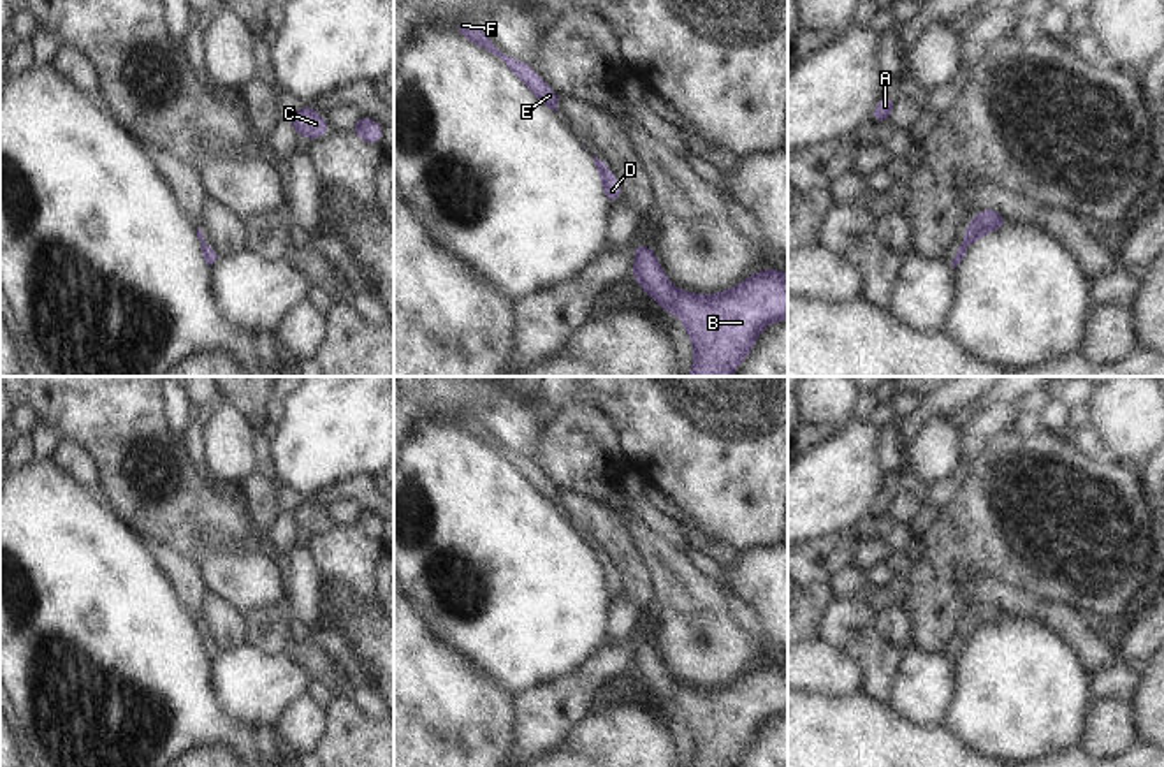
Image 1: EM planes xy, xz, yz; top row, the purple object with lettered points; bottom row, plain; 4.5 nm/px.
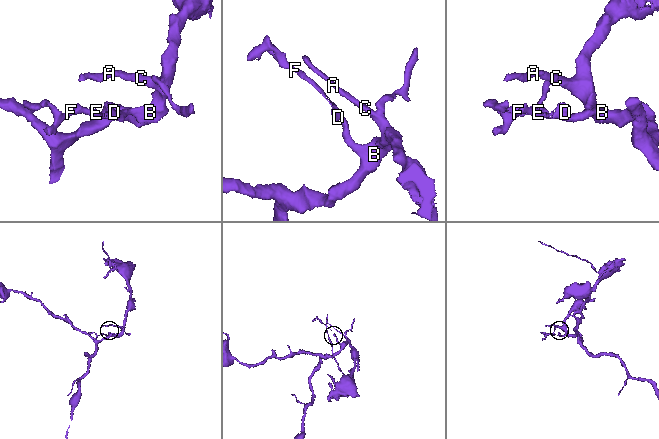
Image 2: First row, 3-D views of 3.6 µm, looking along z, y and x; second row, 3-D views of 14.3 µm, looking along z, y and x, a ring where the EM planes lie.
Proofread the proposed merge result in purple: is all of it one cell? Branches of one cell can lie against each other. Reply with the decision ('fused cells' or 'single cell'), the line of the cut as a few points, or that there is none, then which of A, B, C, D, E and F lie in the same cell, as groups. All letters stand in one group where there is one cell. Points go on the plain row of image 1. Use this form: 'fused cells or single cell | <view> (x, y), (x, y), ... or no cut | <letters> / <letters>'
single cell | no cut | A B C D E F

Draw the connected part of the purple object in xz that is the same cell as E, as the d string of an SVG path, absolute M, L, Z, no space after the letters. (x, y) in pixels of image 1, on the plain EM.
M457 413L455 415L455 426L461 427L462 431L468 431L473 438L484 442L487 447L494 449L499 456L503 456L535 487L535 491L542 498L545 498L549 503L557 507L559 491L533 464L531 459L505 449L482 424L478 424L475 419L471 419L466 413Z

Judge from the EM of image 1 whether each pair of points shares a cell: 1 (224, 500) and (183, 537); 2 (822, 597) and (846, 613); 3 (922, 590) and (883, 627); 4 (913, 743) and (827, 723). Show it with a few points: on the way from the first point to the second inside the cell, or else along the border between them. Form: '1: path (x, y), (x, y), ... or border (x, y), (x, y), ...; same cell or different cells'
1: path (213, 511), (194, 526); same cell
2: border (836, 600), (823, 620), (822, 637); different cells
3: border (904, 609), (911, 616), (911, 641); different cells
4: path (892, 743), (848, 743); same cell

